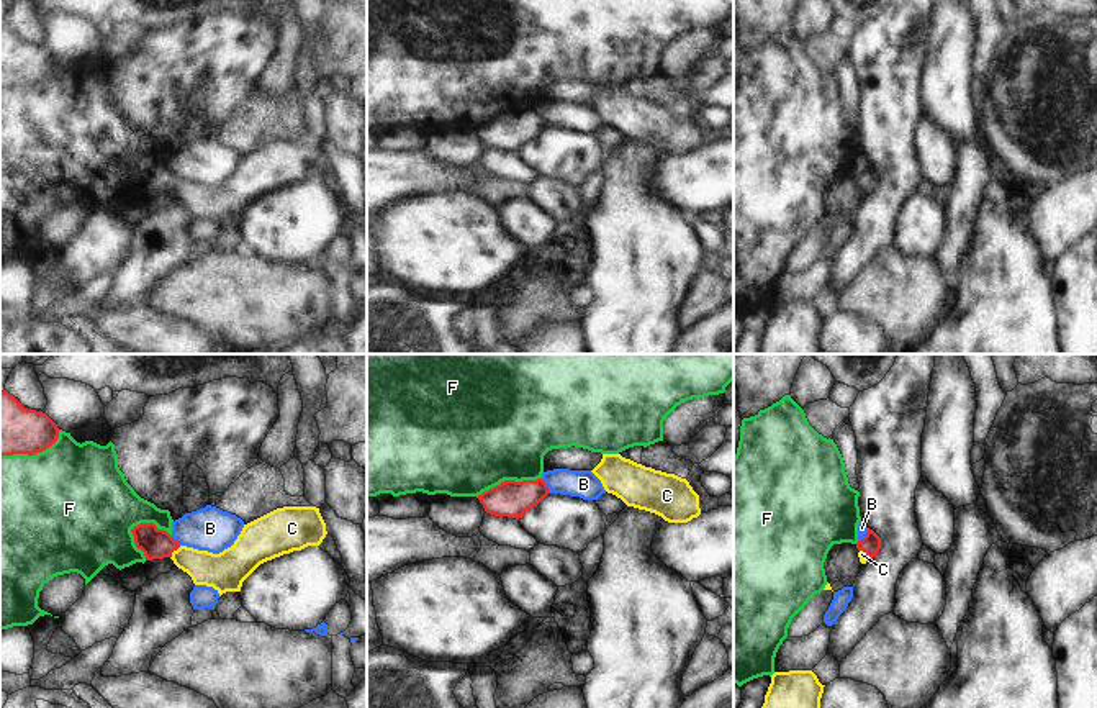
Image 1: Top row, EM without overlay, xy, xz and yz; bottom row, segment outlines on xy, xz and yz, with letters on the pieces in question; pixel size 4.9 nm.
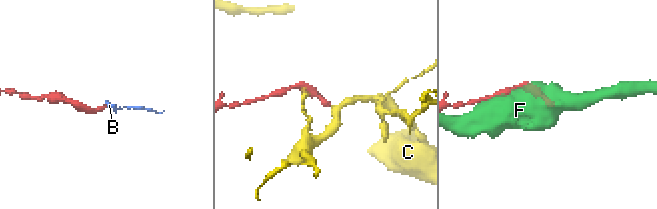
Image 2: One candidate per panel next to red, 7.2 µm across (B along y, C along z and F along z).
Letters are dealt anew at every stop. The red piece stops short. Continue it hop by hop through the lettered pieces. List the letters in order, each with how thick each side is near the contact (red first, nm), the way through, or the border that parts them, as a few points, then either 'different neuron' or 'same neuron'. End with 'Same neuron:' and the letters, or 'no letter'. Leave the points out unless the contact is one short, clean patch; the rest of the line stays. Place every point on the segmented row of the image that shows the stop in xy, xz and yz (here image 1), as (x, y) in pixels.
B: 180 nm thick on the red side, 140 nm on the other; border along xz (541, 479), (550, 492); different neuron
C: 150 nm thick on the red side, 180 nm on the other; runs through xy (154, 543), (174, 549), (207, 569), (220, 571); same neuron
F: 150 nm thick on the red side, 340 nm on the other; different neuron
Same neuron: C

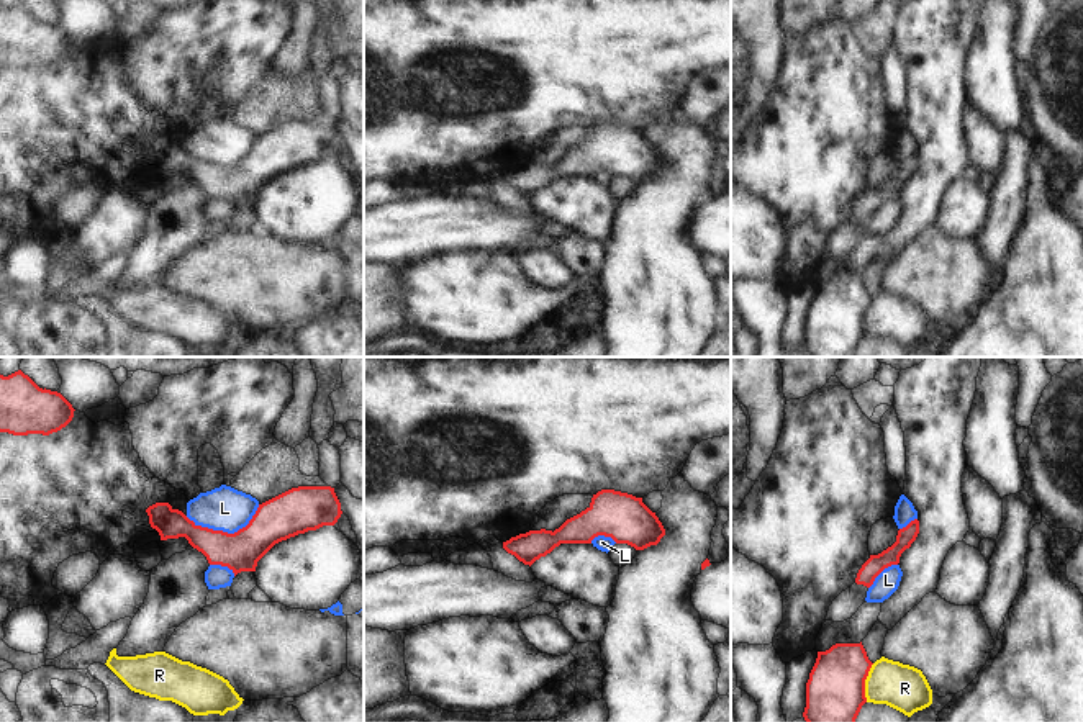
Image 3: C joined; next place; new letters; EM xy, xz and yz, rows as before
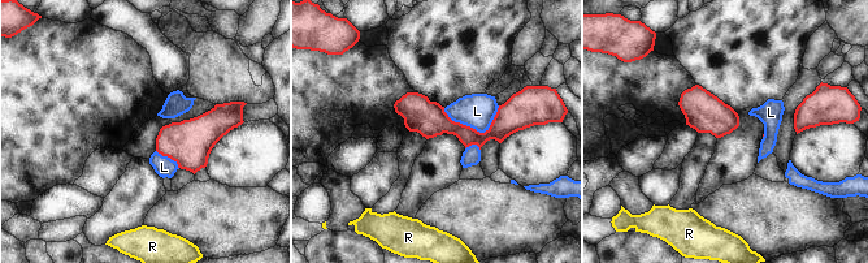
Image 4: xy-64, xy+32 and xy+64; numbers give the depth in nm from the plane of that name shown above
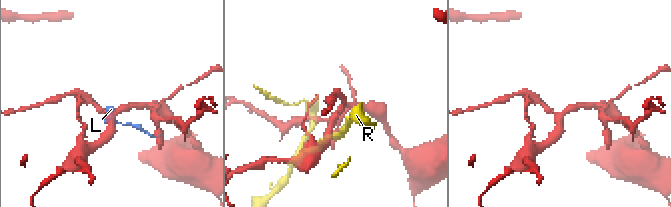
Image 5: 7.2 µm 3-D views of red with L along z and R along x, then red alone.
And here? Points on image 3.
L: 200 nm thick on the red side, 220 nm on the other; different neuron
R: 280 nm thick on the red side, 220 nm on the other; different neuron
Same neuron: no letter

